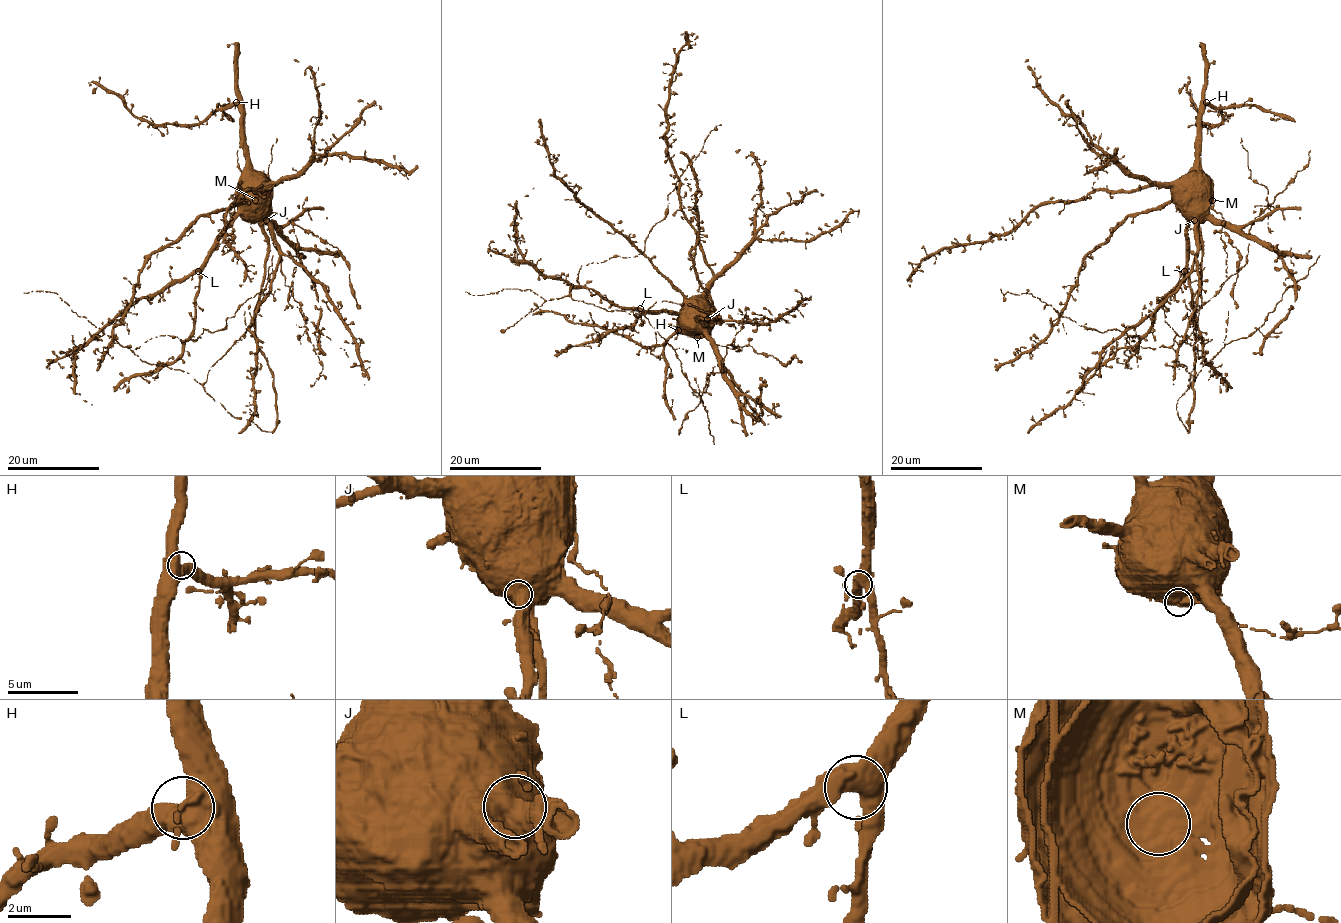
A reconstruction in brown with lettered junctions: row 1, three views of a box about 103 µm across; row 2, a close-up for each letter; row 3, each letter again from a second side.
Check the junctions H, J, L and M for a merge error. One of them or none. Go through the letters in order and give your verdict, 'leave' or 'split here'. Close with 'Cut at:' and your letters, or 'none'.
H: leave
J: leave
L: leave
M: split here
Cut at: M

